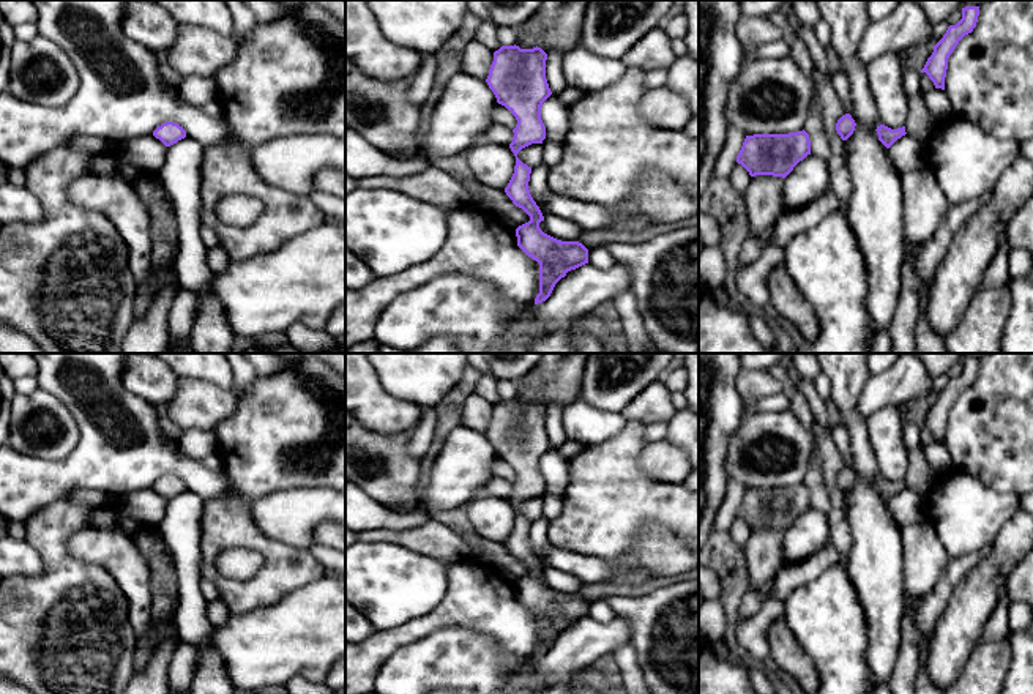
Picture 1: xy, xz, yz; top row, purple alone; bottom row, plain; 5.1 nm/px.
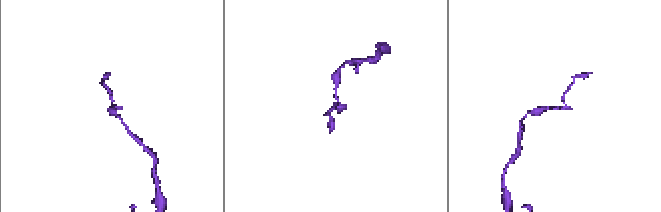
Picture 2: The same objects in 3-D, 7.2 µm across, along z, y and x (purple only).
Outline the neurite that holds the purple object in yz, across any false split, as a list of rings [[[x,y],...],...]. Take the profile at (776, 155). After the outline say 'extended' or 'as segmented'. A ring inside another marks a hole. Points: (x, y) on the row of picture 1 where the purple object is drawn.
[[[804,129],[789,134],[754,134],[746,136],[737,162],[751,177],[773,175],[785,178],[807,155],[811,155],[811,140]]]; as segmented

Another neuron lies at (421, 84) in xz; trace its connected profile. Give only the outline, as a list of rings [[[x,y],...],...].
[[[423,55],[423,63],[412,80],[412,88],[408,91],[408,101],[420,109],[431,95],[431,88],[435,77],[437,58],[435,55]]]

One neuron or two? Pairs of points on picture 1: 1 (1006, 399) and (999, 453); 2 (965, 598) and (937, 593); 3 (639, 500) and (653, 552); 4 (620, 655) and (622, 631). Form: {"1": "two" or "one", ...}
{"1": "one", "2": "two", "3": "two", "4": "two"}

